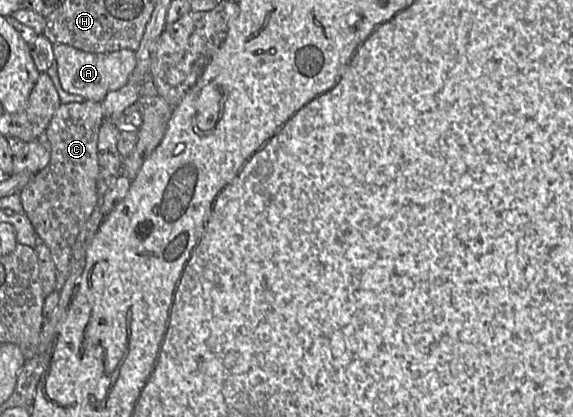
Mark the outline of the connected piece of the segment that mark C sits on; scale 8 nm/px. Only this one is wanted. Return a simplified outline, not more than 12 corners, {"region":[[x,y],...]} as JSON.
{"region":[[102,103],[61,104],[19,192],[60,292],[99,204]]}

